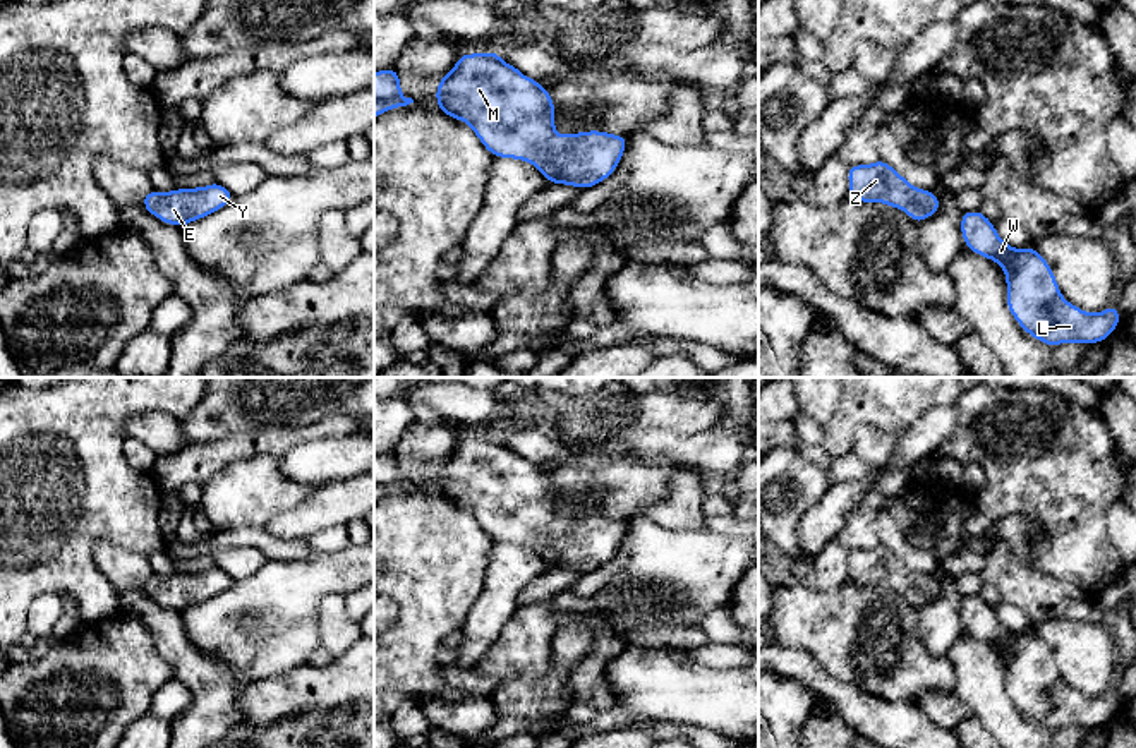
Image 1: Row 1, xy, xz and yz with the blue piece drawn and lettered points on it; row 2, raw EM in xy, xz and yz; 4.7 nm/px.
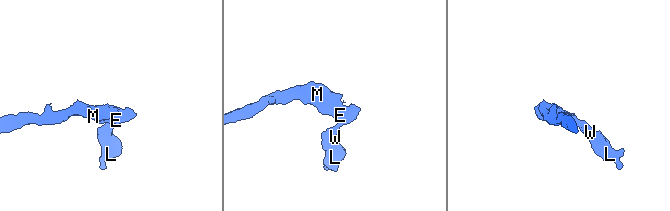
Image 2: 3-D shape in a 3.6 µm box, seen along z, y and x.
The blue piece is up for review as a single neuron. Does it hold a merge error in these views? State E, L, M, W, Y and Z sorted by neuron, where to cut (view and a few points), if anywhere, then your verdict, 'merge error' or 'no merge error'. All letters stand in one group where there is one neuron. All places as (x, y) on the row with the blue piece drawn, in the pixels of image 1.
groups E L M W Y Z; cut none; no merge error

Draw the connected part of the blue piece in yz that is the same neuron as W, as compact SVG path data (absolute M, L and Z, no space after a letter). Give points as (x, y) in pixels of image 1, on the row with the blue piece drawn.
M963 211L964 245L982 257L995 261L1006 274L1007 309L1016 323L1050 348L1060 343L1102 343L1117 328L1122 314L1109 305L1098 314L1069 304L1043 256L1031 245L1014 249L997 233L982 211Z

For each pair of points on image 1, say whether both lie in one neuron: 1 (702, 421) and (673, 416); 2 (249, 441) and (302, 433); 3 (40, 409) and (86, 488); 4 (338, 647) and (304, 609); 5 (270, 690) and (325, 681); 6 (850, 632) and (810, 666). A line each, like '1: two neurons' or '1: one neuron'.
1: one neuron
2: one neuron
3: one neuron
4: two neurons
5: one neuron
6: two neurons

